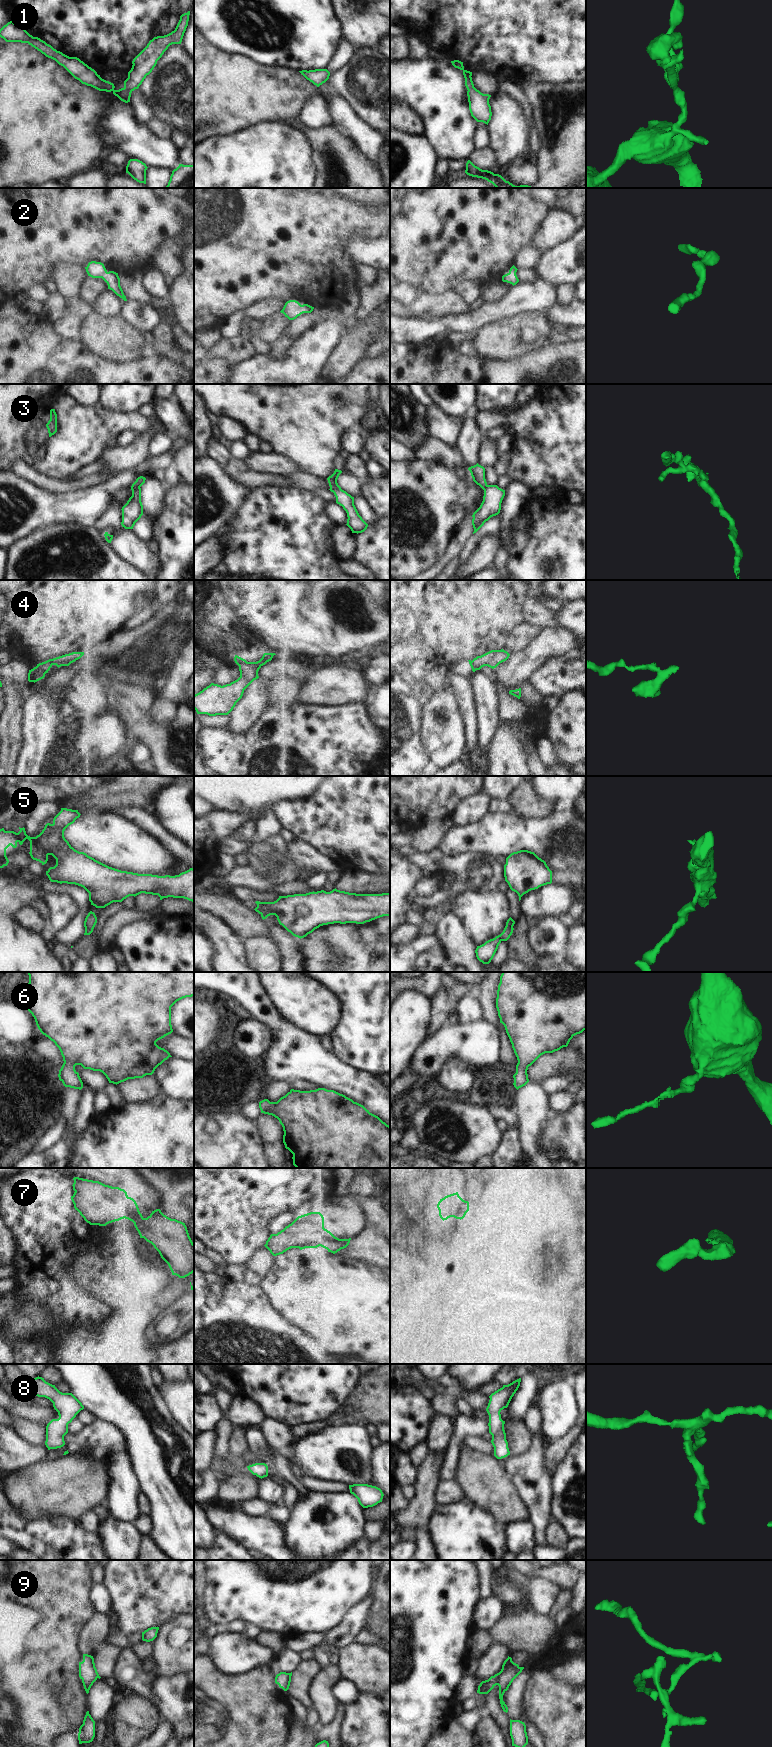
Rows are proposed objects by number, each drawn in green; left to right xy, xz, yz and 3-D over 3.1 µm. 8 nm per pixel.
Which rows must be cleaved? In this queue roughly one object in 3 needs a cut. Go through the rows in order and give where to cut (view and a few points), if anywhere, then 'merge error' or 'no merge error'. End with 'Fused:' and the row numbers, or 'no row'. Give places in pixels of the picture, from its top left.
1: no cut | no merge error
2: no cut | no merge error
3: no cut | no merge error
4: xz (246, 661), (239, 666) | merge error
5: no cut | no merge error
6: no cut | no merge error
7: no cut | no merge error
8: no cut | no merge error
9: yz (520, 1667), (516, 1671), (511, 1667), (504, 1667), (496, 1684) | merge error
Fused: 4, 9

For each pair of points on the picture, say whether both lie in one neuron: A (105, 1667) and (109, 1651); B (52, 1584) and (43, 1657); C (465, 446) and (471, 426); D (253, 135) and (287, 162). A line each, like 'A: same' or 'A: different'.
A: same
B: same
C: same
D: same

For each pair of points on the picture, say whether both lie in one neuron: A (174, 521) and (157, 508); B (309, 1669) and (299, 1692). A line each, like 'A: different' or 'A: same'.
A: different
B: same

